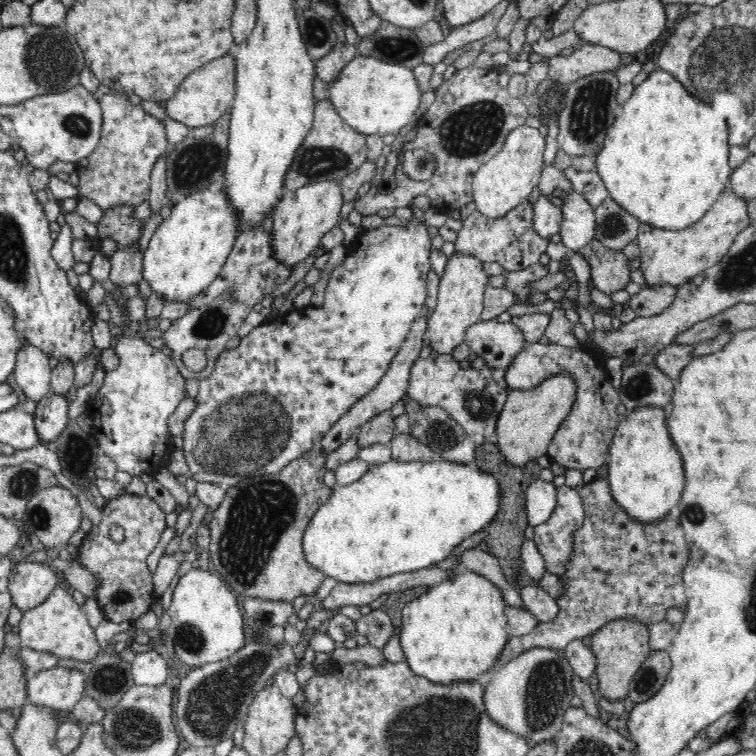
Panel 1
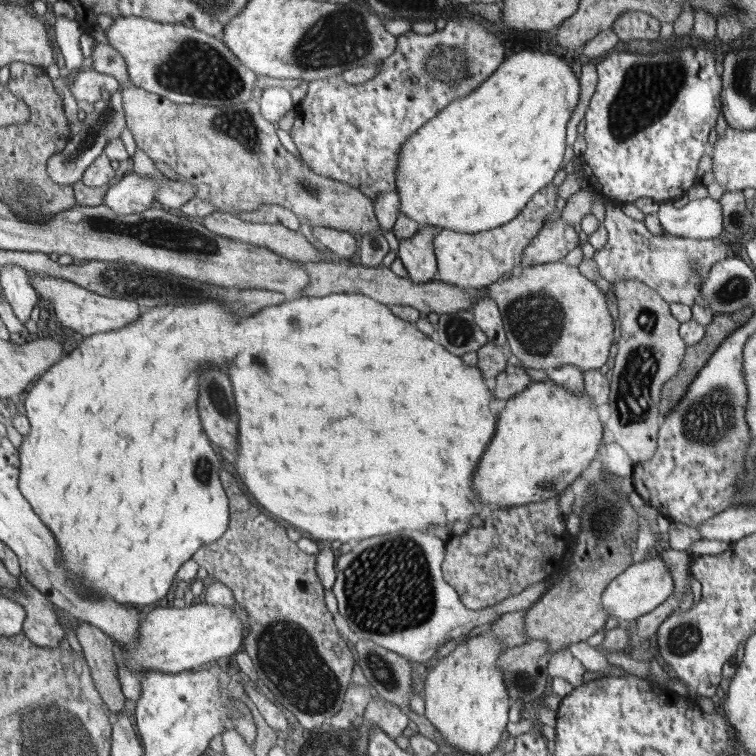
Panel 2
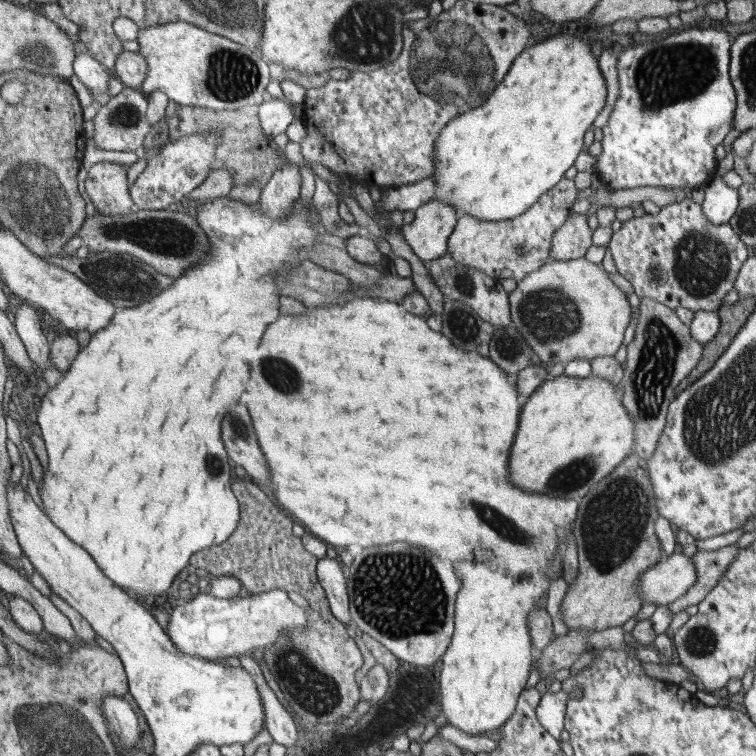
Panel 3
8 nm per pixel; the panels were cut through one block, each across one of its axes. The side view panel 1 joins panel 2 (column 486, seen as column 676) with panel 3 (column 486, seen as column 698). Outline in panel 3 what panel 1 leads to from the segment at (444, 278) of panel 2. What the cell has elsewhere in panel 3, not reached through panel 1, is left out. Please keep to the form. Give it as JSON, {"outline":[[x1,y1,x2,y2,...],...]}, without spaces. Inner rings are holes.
{"outline":[[564,177,556,187,546,191,525,215,518,216,514,220,494,222,460,215,457,227,449,239,448,251,458,264,476,268,478,272,484,272,486,276,496,280,509,278,516,282,523,280,552,260,554,233,569,219,578,191,575,180]]}

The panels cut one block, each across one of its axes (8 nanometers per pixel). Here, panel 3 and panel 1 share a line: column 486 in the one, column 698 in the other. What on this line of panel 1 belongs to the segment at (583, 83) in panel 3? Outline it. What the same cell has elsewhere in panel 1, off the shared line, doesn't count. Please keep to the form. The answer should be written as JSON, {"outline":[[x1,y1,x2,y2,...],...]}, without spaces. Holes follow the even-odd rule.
{"outline":[[657,70,634,89,628,102,619,106,604,146,596,154,595,170,604,181,608,196,641,224,676,232,700,221,728,189,728,178,733,172,728,163,729,147,726,120,710,104,688,94,676,77]]}

